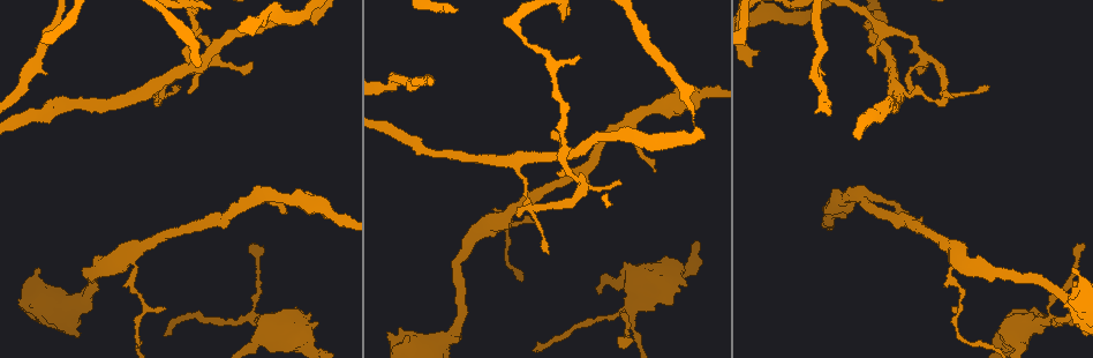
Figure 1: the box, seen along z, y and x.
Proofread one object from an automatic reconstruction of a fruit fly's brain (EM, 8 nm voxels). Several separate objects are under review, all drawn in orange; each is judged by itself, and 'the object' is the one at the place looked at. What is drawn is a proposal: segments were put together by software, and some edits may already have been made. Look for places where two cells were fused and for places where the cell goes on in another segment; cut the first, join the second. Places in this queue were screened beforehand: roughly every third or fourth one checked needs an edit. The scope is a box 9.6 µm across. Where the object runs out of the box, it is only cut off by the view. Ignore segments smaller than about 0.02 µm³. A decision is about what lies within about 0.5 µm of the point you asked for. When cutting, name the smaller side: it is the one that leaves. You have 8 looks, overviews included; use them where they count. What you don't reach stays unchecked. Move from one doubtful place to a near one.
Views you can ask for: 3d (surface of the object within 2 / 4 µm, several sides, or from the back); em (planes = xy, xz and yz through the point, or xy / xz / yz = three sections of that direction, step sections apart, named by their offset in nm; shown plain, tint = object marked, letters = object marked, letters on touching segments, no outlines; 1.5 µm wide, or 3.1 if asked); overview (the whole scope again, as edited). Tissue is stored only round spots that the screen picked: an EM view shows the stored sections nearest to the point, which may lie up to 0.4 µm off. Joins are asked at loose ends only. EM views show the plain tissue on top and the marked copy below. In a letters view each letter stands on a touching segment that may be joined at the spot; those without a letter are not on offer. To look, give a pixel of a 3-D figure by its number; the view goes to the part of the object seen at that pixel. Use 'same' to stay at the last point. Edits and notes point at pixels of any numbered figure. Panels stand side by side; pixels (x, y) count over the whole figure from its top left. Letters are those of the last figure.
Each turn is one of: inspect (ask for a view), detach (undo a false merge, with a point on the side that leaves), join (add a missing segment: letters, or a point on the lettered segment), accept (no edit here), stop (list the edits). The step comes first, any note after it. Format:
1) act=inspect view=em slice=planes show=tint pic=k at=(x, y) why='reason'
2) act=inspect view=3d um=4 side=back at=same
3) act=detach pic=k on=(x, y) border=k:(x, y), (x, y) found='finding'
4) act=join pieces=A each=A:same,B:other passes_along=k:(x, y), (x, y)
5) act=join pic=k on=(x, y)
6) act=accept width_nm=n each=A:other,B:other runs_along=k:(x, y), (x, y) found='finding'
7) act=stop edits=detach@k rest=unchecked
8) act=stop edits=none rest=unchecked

act=inspect view=3d um=4 pic=1 at=(138, 329) why='abrupt turn'

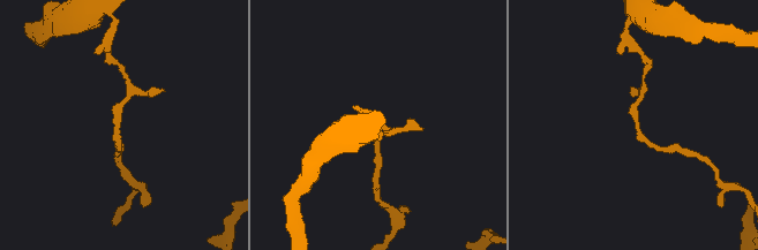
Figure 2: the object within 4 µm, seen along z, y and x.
act=inspect view=em slice=planes show=tint pic=2 at=(636, 127)

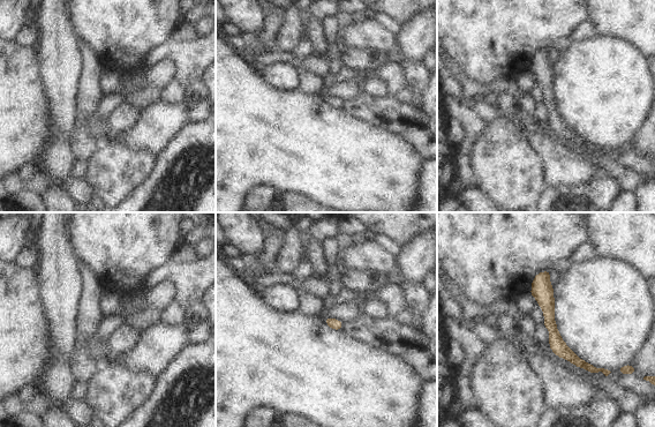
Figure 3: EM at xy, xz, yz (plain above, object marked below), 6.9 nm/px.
act=inspect view=em slice=planes show=letters at=same why='see the neighbours'

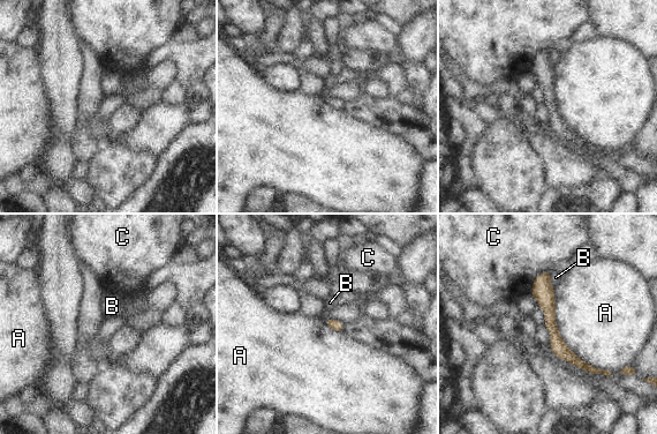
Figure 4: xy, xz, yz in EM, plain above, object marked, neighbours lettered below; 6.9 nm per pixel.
act=accept each=A:other,B:other,C:other runs_along=4:(540, 277), (556, 342), (594, 371) found='continuous, no second cell'

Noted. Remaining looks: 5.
act=inspect view=em slice=planes show=letters pic=1 at=(248, 247) why='tapers out'

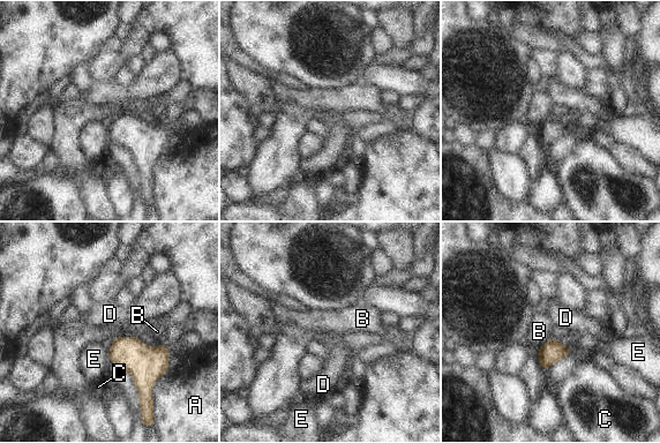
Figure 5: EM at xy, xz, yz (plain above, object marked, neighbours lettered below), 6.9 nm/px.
act=accept width_nm=160 each=A:other,B:other,C:other,D:other,E:other border=5:(107, 350), (107, 357), (111, 362) found='none of them fits'

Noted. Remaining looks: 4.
act=inspect view=em slice=planes show=letters pic=1 at=(287, 213)

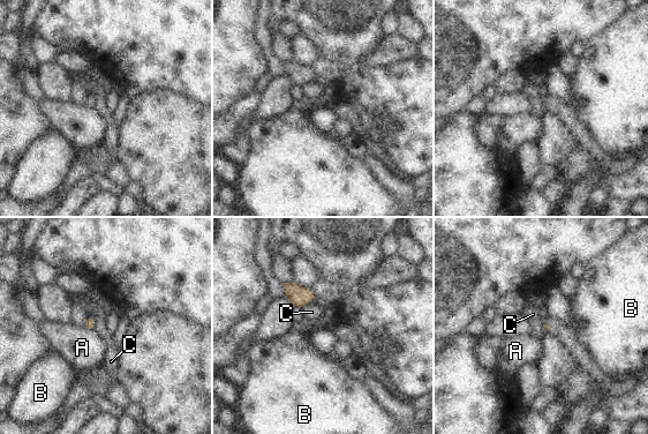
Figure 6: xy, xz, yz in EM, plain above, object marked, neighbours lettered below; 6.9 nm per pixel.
act=accept longest_contact=C:120nm each=A:other,B:other,C:other border=6:(88, 315), (92, 317), (95, 329) found='no lettered segment goes on from it'

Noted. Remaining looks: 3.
act=stop edits=none rest=unchecked

